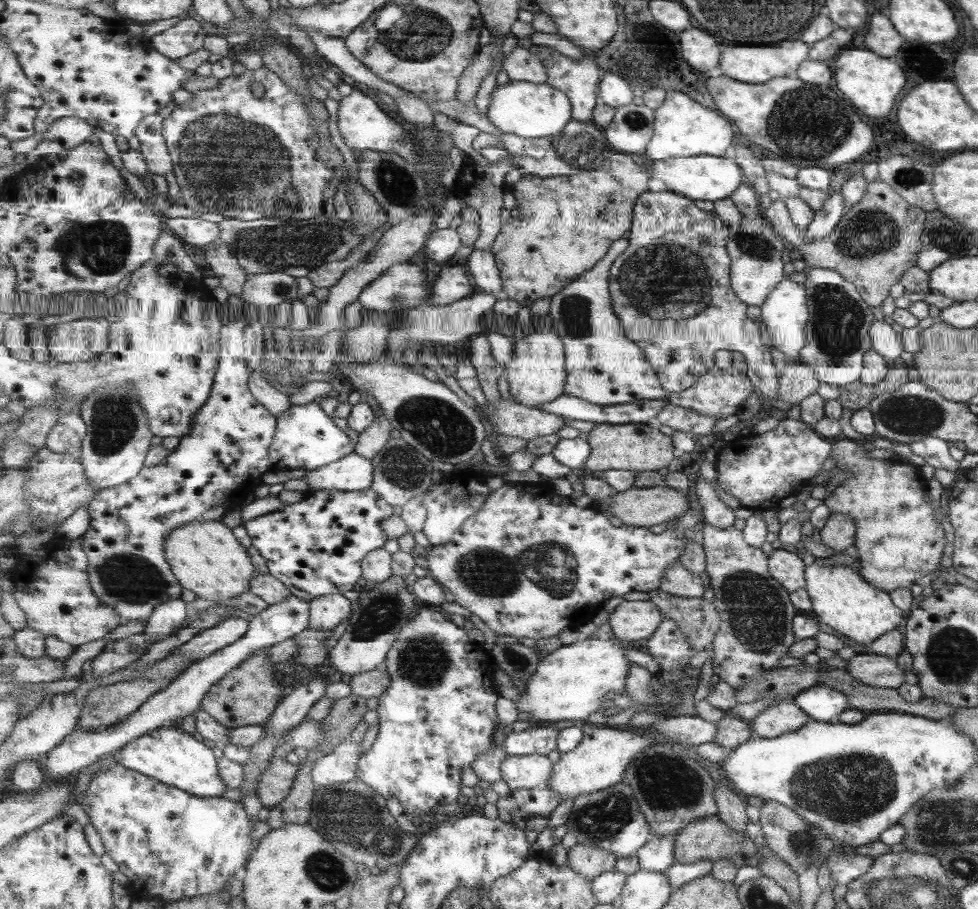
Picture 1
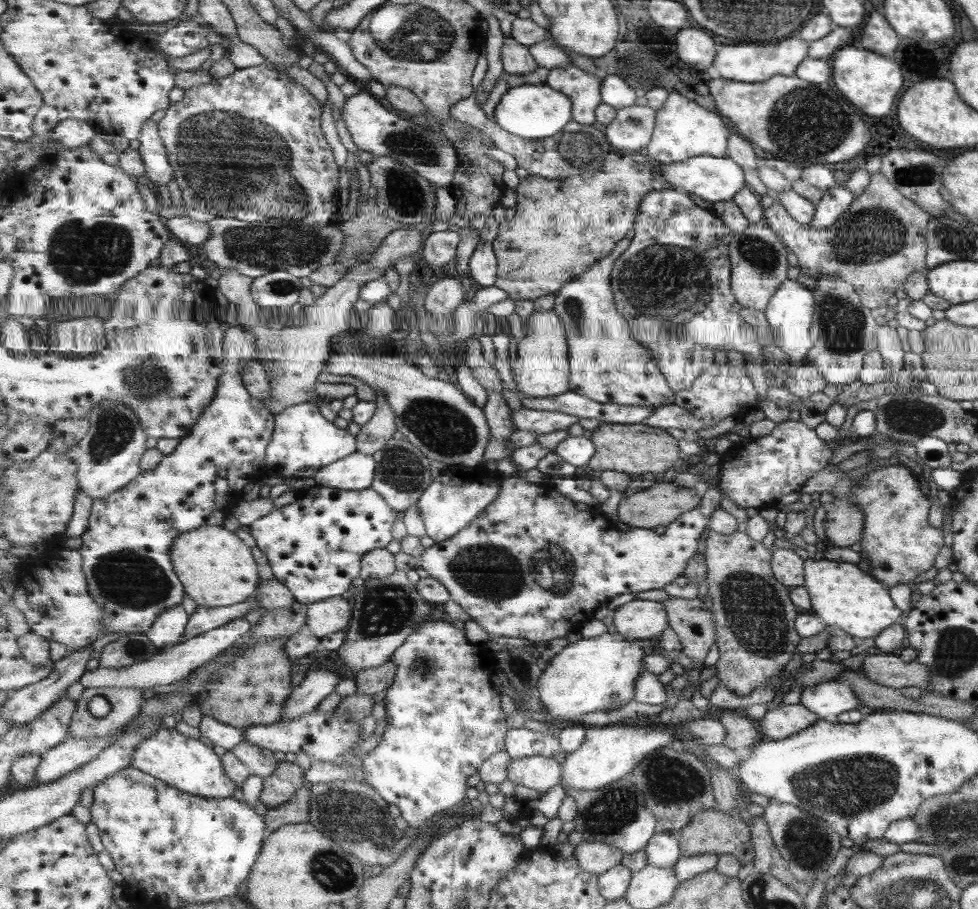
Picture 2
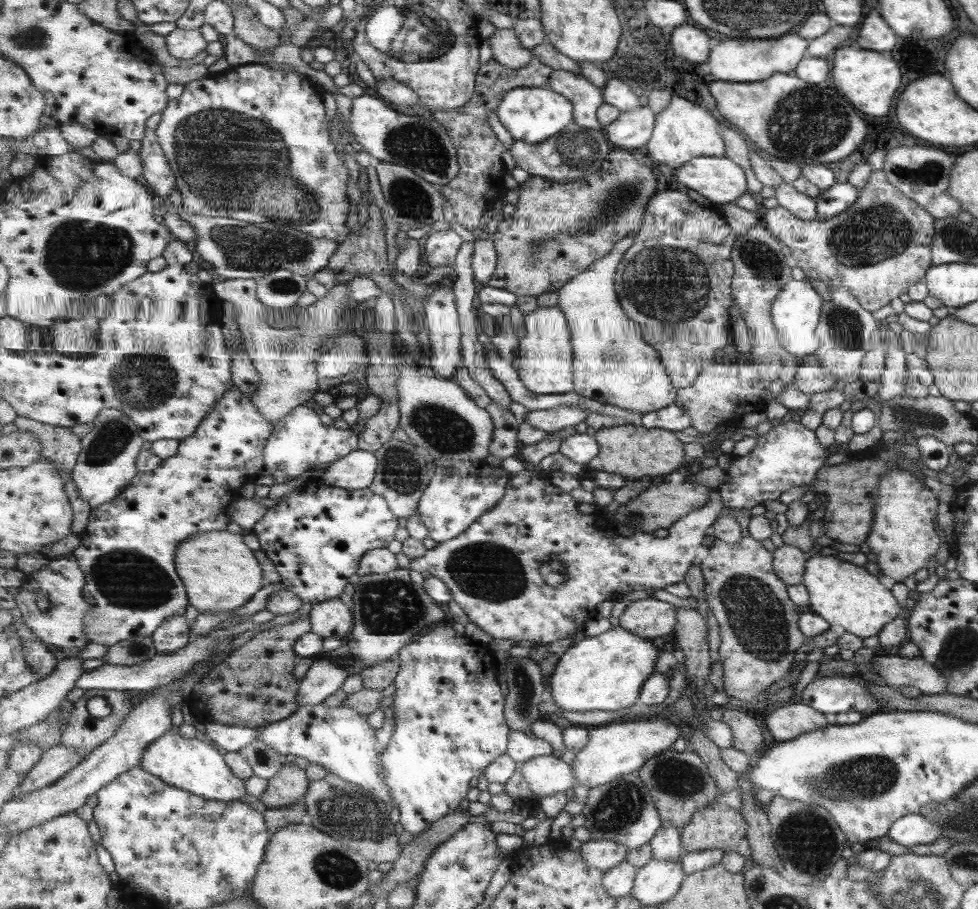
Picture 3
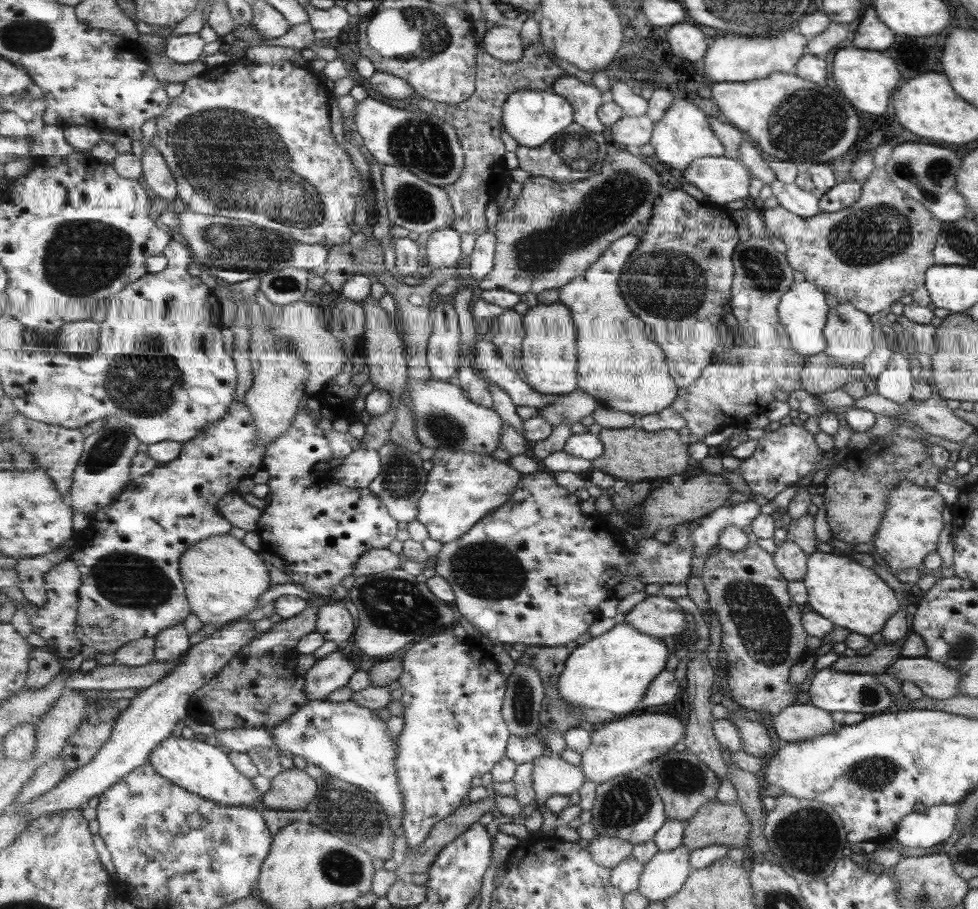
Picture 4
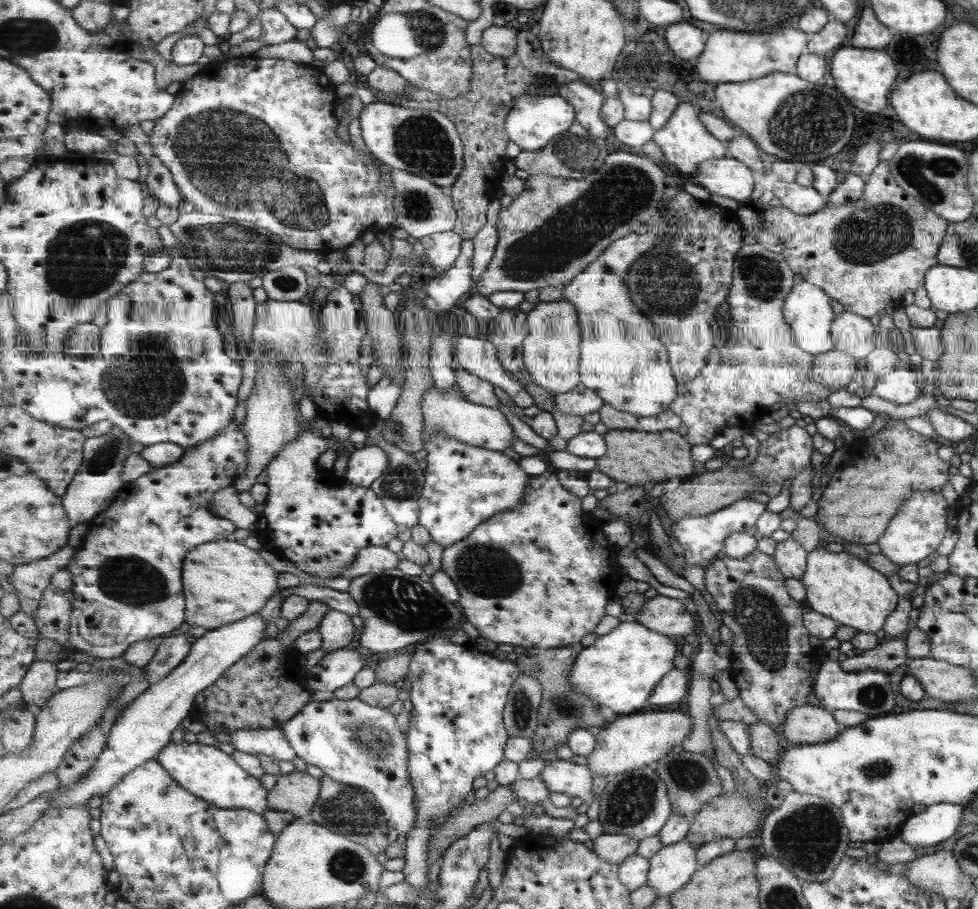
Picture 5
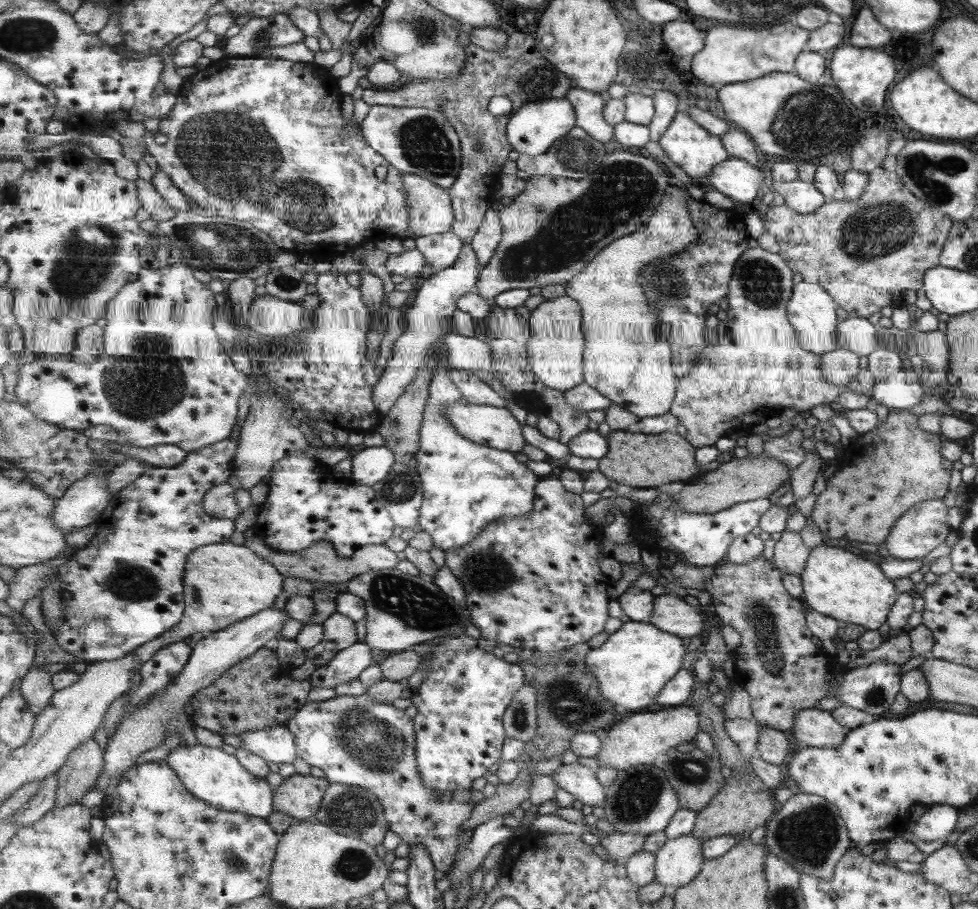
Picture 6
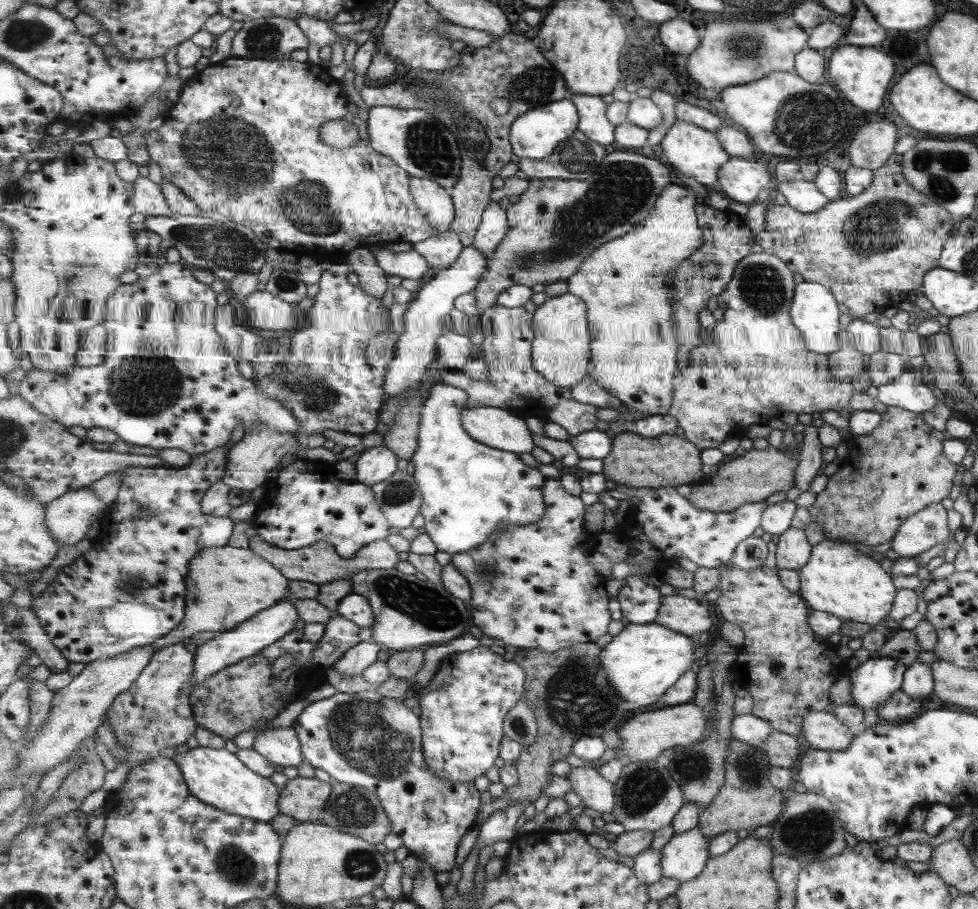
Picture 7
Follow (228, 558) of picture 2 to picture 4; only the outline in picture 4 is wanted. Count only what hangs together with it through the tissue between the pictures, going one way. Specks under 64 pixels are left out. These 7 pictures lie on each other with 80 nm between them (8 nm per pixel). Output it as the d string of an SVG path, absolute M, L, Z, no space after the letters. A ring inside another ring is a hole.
M228 533L210 536L183 552L180 571L192 614L203 624L220 624L245 616L256 608L259 597L272 585L270 568L259 553Z

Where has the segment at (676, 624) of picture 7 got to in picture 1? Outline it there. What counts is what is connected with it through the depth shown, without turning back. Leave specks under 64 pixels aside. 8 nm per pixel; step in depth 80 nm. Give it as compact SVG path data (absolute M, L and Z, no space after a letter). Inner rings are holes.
M624 600L611 614L609 614L609 619L607 621L611 626L616 640L632 645L634 642L637 642L637 640L648 640L650 636L658 630L663 617L664 614L662 613L662 609L660 609L657 604L653 604L650 600Z

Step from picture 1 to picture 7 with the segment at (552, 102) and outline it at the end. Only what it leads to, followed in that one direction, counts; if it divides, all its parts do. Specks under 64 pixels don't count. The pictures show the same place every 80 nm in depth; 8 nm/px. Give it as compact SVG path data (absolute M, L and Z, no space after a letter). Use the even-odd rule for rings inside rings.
M571 98L534 108L515 119L511 125L510 141L514 148L514 154L519 158L535 160L548 157L562 140L567 140L573 136L573 132L579 128L579 123L580 114L577 105Z

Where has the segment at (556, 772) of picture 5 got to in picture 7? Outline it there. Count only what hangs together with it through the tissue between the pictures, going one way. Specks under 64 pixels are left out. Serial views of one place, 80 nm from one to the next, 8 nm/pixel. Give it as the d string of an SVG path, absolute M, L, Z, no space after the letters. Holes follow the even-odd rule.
M593 767L573 768L569 778L572 791L582 798L586 807L599 813L612 813L615 804L613 780L603 777Z

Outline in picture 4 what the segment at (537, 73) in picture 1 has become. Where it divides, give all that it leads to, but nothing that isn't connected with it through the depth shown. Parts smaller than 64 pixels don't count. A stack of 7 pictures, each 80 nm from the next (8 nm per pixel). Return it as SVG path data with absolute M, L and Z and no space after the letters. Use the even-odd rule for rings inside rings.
M504 24L493 26L483 38L485 48L491 56L503 62L519 62L525 58L525 42L520 31Z

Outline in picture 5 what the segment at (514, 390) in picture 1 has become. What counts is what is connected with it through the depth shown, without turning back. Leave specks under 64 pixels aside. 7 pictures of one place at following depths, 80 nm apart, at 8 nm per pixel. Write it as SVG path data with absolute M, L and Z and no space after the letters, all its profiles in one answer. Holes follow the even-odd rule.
M564 298L551 303L538 302L531 311L528 312L527 329L528 338L524 344L524 356L527 370L532 376L532 380L552 394L565 394L571 392L582 383L582 376L579 372L582 361L582 330L580 328L579 312L577 307Z

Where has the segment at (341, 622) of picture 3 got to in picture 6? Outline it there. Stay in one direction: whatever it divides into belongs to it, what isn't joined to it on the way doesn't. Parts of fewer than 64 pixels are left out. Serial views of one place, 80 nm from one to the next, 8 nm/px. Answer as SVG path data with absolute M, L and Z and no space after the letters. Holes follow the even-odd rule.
M339 611L334 612L322 625L324 639L321 644L305 652L316 667L326 665L338 652L360 642L355 621Z

